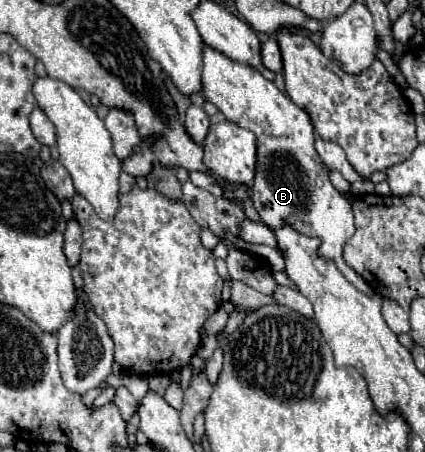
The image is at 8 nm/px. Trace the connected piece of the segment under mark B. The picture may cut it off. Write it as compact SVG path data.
M211 47L203 49L203 97L231 123L249 129L257 137L257 169L251 201L261 221L271 229L281 229L287 223L303 235L319 237L319 255L331 259L359 291L373 295L373 289L343 261L343 245L355 233L351 199L331 185L327 167L313 147L315 133L307 111L297 107L257 69L237 63Z

